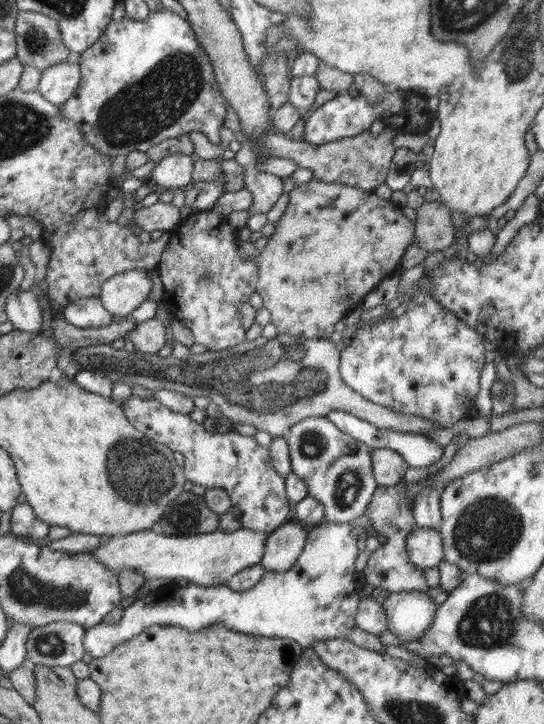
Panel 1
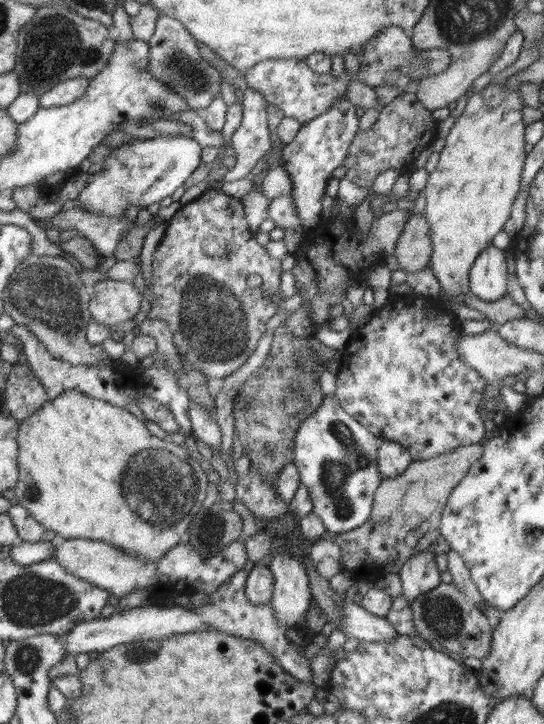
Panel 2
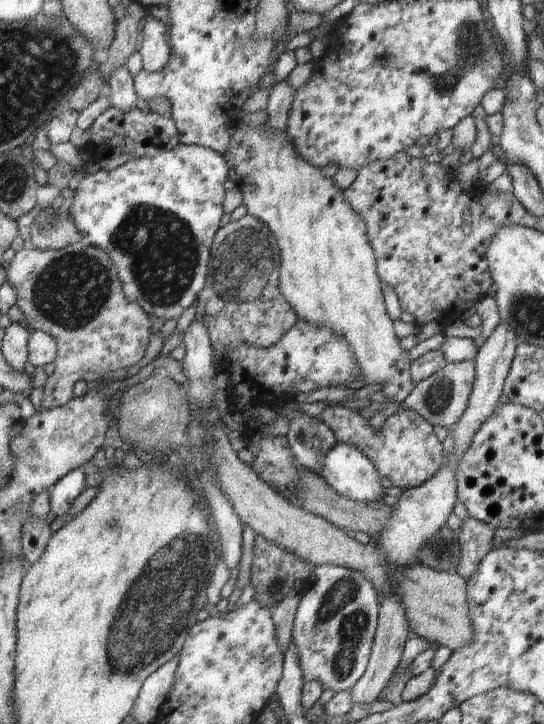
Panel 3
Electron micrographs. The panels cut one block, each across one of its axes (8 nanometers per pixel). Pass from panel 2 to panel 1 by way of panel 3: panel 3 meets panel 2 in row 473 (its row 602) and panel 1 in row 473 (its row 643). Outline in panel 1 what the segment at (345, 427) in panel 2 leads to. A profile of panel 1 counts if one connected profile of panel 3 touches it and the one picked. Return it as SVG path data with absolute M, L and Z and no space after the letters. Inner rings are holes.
M311 417L292 425L285 435L285 439L289 446L292 472L306 484L308 496L322 504L325 521L334 522L334 524L355 523L356 518L362 518L372 500L372 494L379 486L373 476L372 449L367 444L352 438L352 435L342 432L328 418L324 417Z

